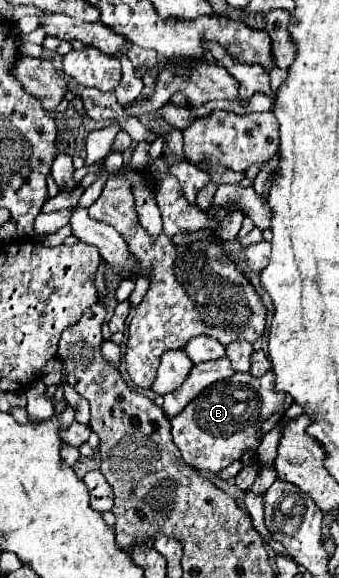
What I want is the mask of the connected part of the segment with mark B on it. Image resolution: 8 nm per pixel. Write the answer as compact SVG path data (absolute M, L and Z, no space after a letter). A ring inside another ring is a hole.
M234 372L230 378L208 386L178 416L170 418L172 438L188 466L216 474L232 462L240 460L244 452L254 452L262 442L262 438L258 436L262 424L270 416L286 412L290 406L290 394L274 390L272 372L266 372L260 378Z

